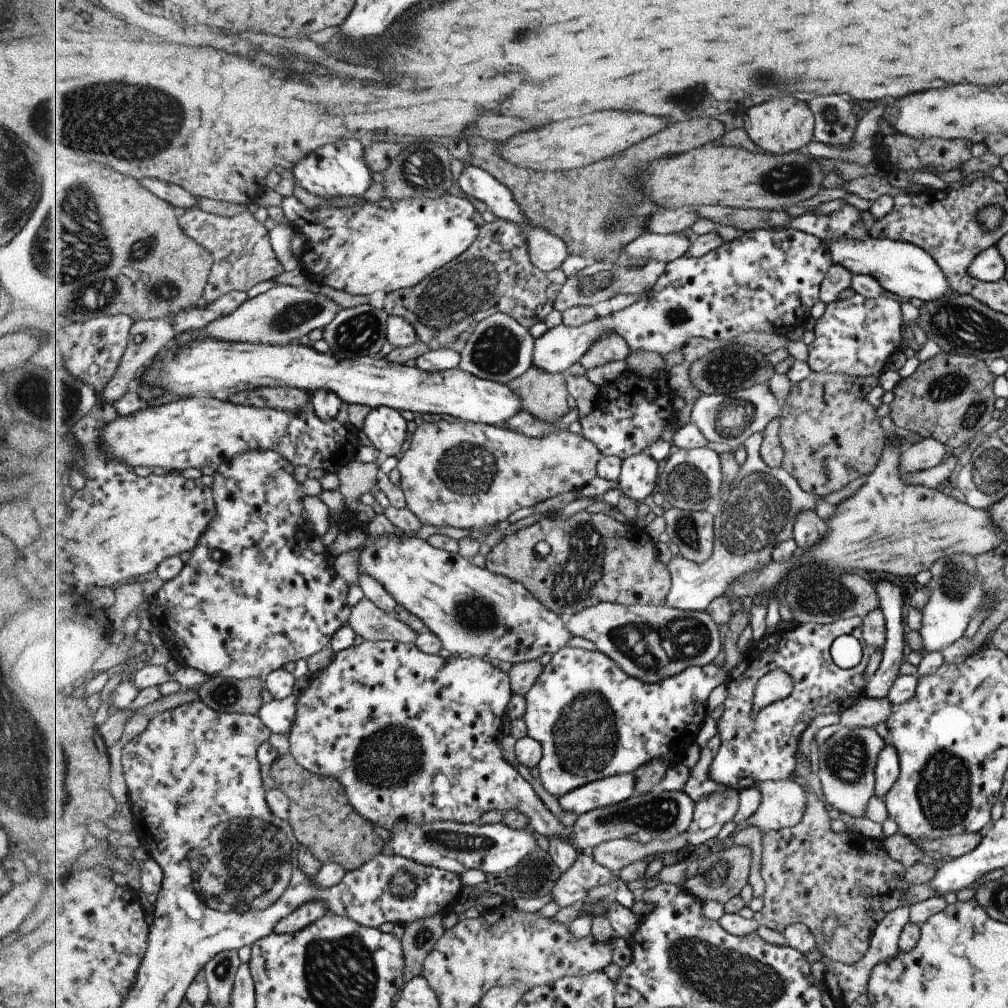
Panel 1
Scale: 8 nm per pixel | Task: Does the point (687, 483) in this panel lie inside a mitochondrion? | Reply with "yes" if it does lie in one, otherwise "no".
yes

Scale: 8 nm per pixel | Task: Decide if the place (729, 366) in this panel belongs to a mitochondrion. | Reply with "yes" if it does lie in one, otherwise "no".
yes

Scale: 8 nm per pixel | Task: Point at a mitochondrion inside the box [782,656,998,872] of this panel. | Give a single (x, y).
(944, 790)

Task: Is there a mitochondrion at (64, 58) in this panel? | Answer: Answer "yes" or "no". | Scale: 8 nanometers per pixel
no

